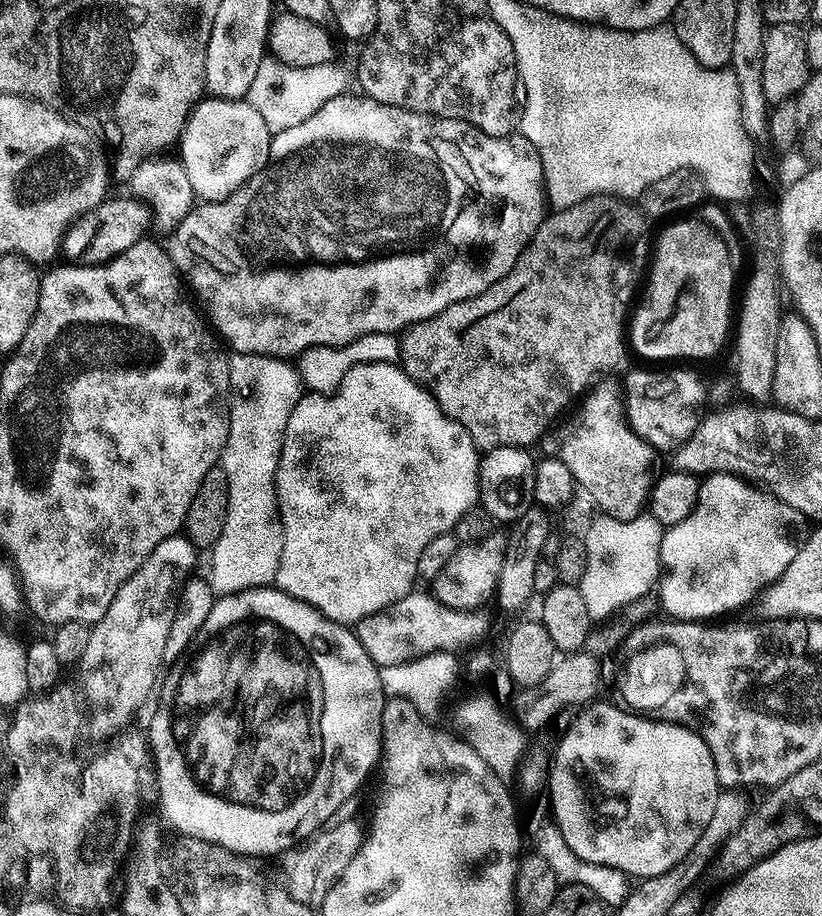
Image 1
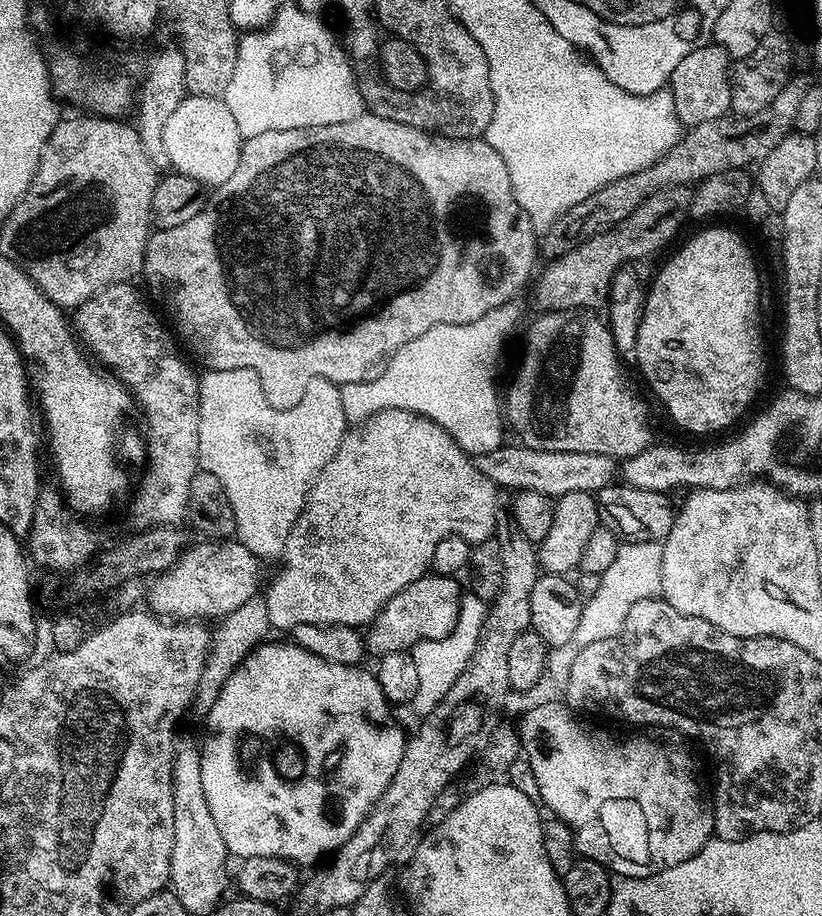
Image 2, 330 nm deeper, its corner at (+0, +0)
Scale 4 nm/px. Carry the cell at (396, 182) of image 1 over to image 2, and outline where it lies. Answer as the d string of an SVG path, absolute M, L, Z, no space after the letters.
M365 114L358 118L350 118L350 122L334 122L330 126L314 126L313 128L299 128L298 130L278 130L277 132L267 132L266 134L247 137L241 146L241 157L238 158L238 166L235 167L234 174L226 182L222 182L221 185L214 188L211 195L204 201L204 209L198 214L194 214L194 218L182 222L182 226L161 228L149 235L148 245L144 251L143 279L148 279L149 286L160 295L160 300L164 303L165 310L168 311L169 317L167 316L167 319L170 321L175 335L181 341L184 339L188 343L189 350L205 364L203 366L205 369L242 370L245 368L246 370L254 370L254 374L258 374L258 378L262 382L262 390L264 391L266 402L270 402L270 406L274 406L278 410L290 410L294 406L298 406L298 402L306 390L308 381L314 378L326 378L330 382L337 384L337 386L349 384L350 382L370 382L374 378L378 378L378 374L384 372L384 367L387 366L390 357L403 344L410 342L414 338L418 338L418 334L426 334L426 330L430 330L430 326L474 322L474 318L482 318L482 314L486 314L498 306L509 303L515 297L512 295L528 279L528 283L533 279L534 269L537 267L538 229L532 225L530 218L522 210L522 206L518 206L518 198L514 198L514 190L510 182L510 170L506 170L506 162L502 162L502 154L499 147L495 143L493 145L487 144L486 141L487 139L484 138L463 140L456 137L438 136L435 132L425 132L422 129L416 129L414 126L402 125L400 122L394 122L371 114Z

